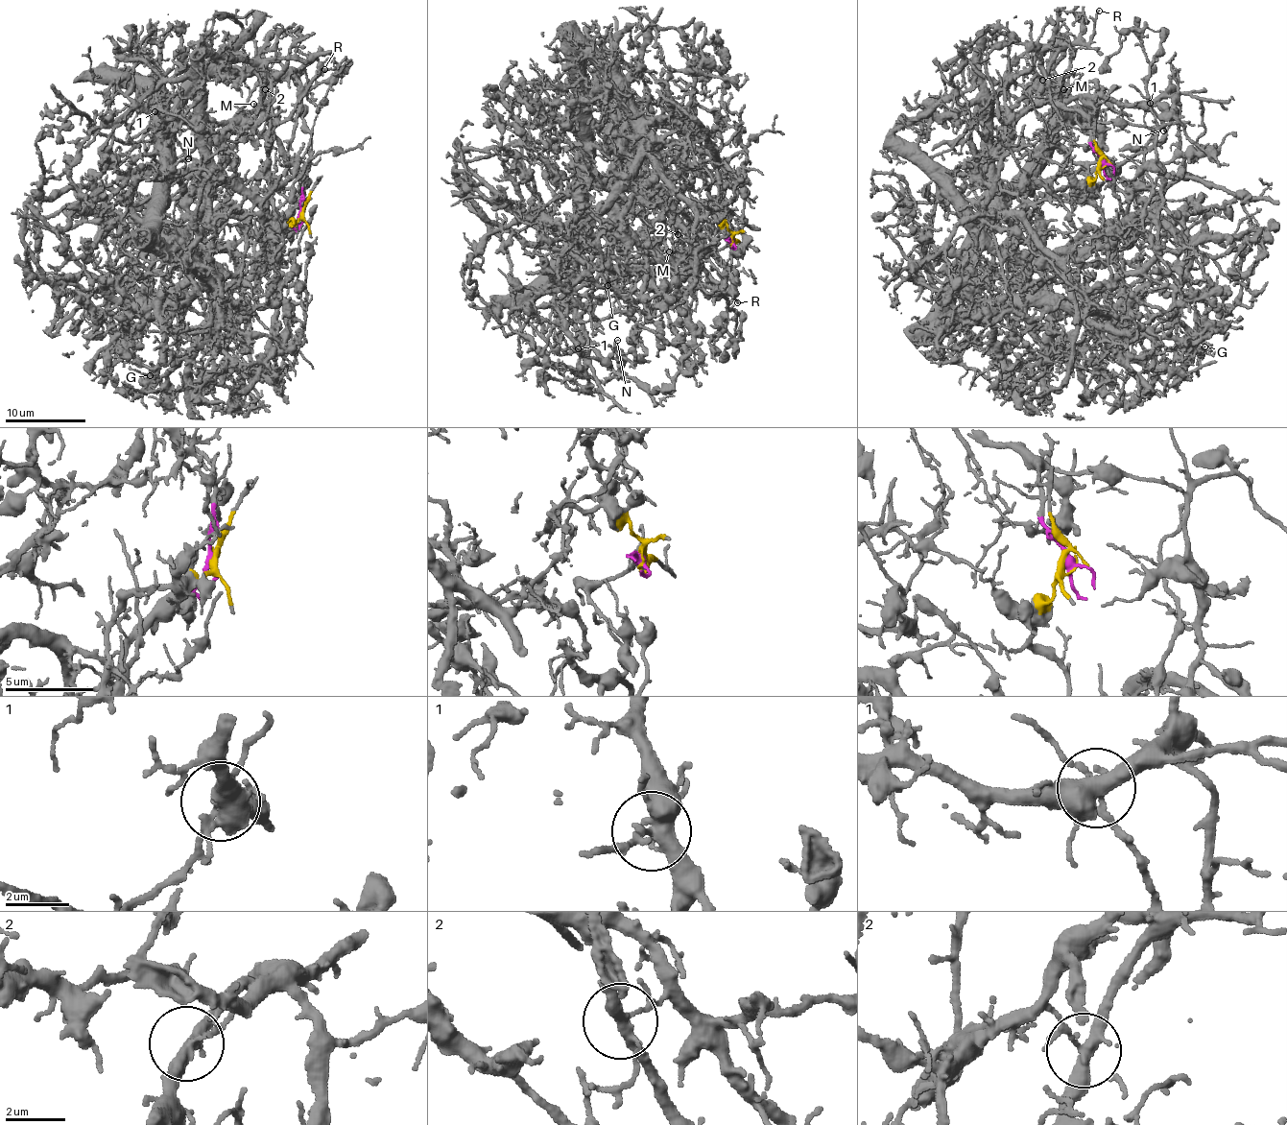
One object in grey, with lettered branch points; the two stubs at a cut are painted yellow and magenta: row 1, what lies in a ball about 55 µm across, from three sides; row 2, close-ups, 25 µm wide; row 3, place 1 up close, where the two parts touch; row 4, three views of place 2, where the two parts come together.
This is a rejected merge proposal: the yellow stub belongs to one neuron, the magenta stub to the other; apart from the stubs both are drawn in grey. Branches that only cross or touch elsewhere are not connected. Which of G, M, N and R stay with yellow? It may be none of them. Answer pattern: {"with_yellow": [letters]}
{"with_yellow": ["G", "N"]}

